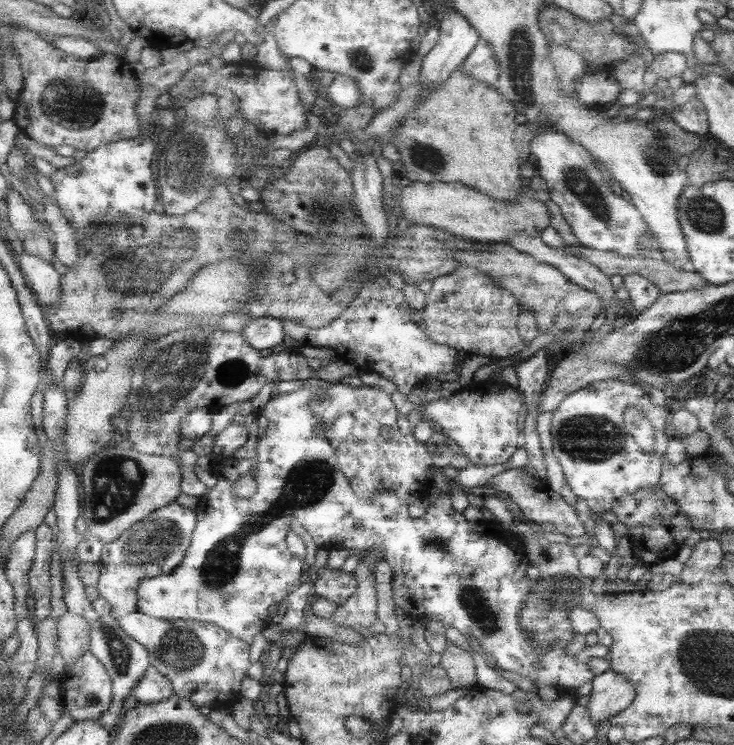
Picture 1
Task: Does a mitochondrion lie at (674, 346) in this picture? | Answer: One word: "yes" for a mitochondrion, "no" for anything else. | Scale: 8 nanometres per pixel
yes

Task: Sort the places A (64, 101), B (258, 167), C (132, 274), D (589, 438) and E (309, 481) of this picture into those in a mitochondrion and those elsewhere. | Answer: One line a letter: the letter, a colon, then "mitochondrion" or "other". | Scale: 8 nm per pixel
A: mitochondrion
B: other
C: mitochondrion
D: mitochondrion
E: mitochondrion

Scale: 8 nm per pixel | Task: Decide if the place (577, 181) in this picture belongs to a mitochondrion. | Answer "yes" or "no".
yes

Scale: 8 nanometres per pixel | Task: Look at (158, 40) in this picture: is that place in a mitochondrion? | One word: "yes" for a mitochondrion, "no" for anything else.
no

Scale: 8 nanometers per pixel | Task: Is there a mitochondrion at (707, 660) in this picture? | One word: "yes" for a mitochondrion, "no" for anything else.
yes

